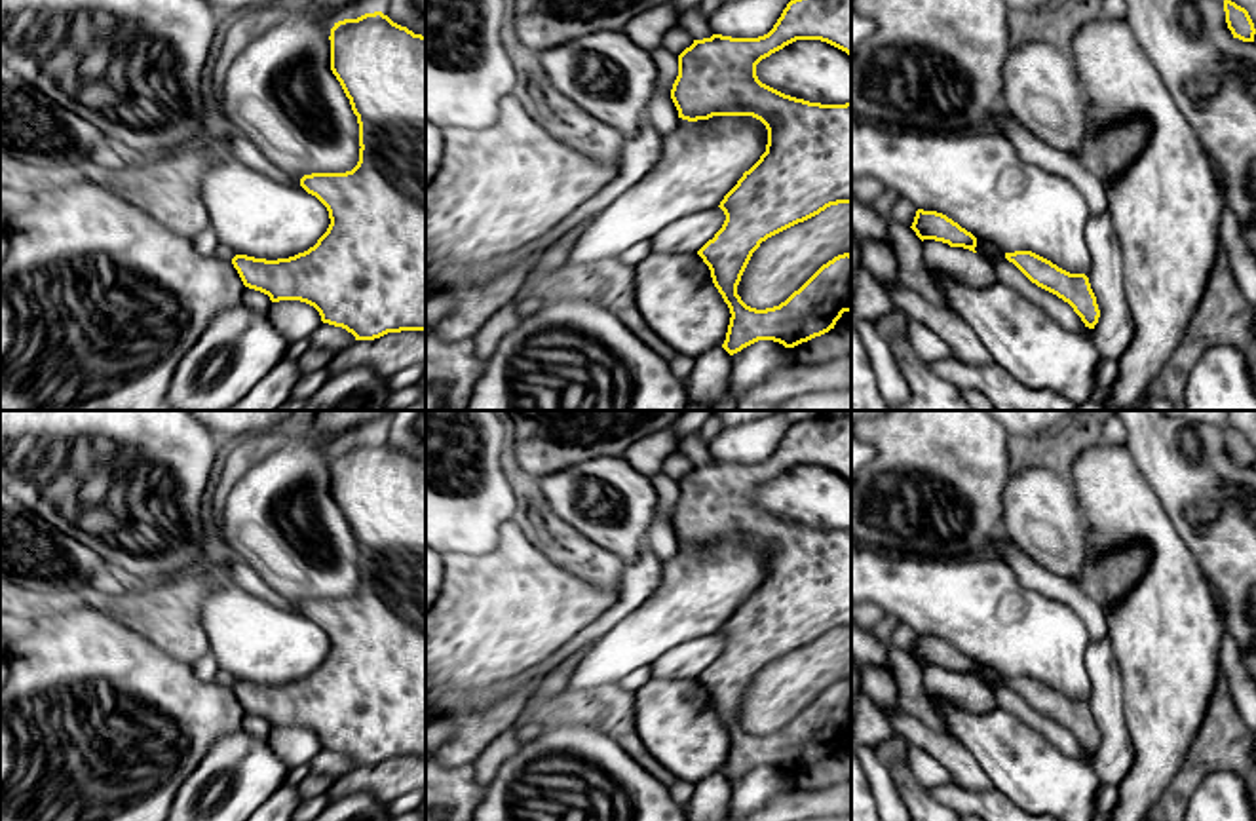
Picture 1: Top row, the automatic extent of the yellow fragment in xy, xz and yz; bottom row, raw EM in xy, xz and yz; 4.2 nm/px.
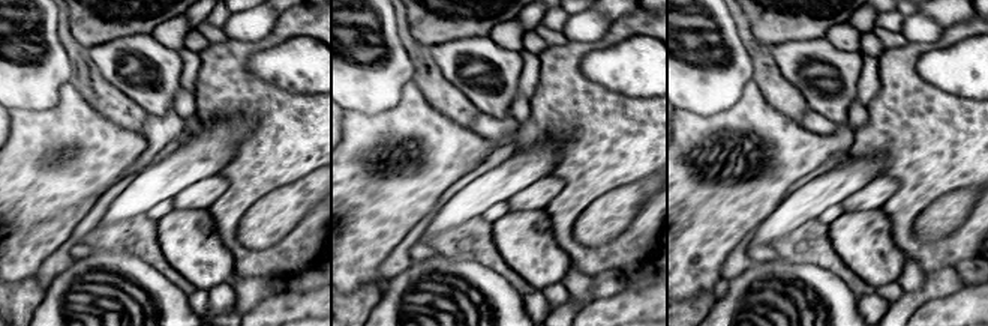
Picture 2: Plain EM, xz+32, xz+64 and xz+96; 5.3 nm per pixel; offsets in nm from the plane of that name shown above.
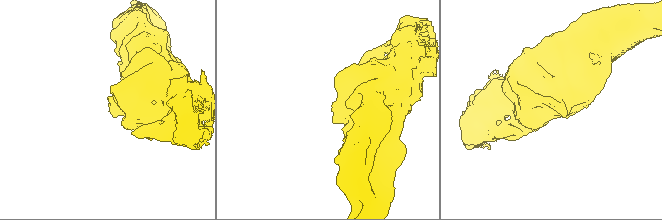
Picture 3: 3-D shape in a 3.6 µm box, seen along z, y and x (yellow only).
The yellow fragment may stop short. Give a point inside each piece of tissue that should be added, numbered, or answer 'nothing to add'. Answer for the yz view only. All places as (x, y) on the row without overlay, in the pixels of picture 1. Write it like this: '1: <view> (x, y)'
nothing to add

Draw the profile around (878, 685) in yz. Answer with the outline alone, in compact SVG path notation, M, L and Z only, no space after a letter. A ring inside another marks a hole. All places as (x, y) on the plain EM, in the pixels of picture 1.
M859 665L861 692L868 696L885 715L899 709L899 688L889 671Z

